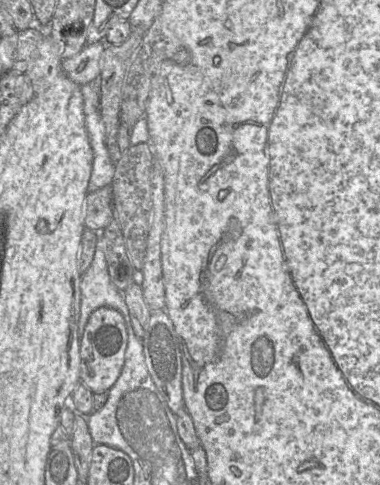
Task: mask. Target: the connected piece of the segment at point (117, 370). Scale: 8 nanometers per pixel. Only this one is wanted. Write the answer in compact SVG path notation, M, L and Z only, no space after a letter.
M110 307L96 309L80 341L80 382L93 393L108 392L122 371L127 345L127 327L121 313Z

